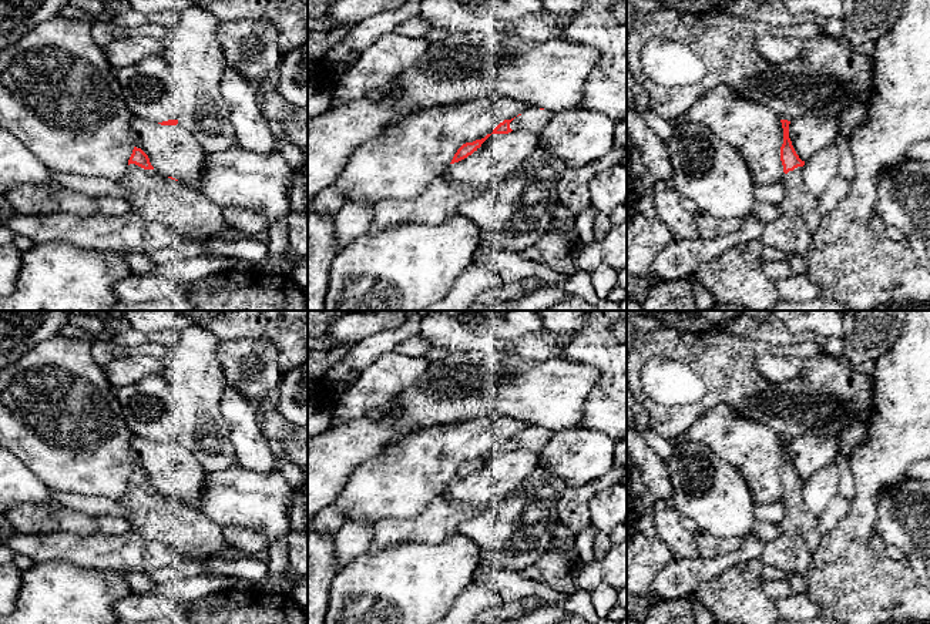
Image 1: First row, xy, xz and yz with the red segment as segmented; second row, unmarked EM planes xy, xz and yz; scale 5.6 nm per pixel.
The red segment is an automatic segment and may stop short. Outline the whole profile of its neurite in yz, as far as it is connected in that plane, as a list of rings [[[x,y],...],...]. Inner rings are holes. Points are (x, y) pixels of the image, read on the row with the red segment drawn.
[[[780,120],[780,123],[783,128],[780,161],[785,172],[780,182],[786,189],[786,197],[778,204],[778,207],[780,215],[799,218],[812,232],[815,232],[822,219],[817,209],[817,197],[803,184],[802,172],[805,161],[799,158],[789,138],[790,121]]]

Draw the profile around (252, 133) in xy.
[[[225,67],[219,83],[219,93],[229,110],[235,145],[261,155],[278,152],[276,137],[259,110],[255,87],[249,80]]]

